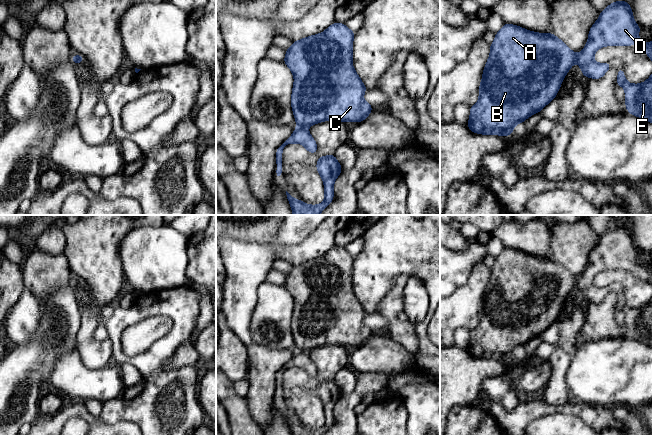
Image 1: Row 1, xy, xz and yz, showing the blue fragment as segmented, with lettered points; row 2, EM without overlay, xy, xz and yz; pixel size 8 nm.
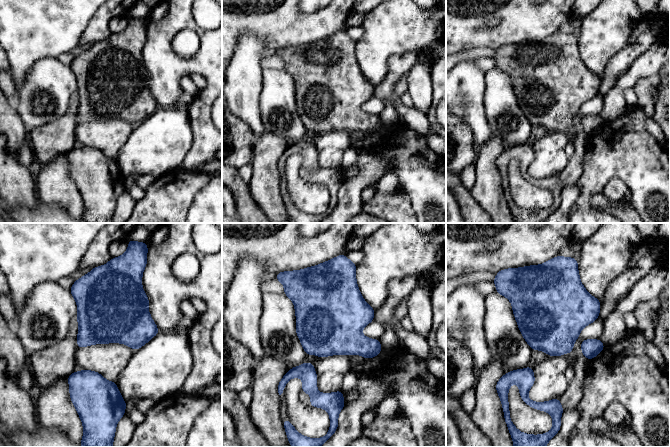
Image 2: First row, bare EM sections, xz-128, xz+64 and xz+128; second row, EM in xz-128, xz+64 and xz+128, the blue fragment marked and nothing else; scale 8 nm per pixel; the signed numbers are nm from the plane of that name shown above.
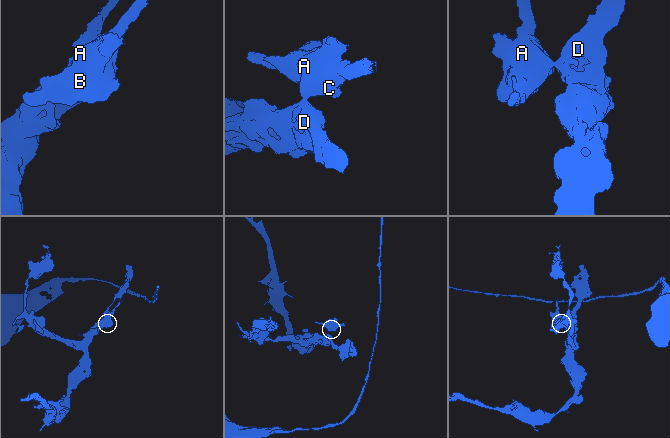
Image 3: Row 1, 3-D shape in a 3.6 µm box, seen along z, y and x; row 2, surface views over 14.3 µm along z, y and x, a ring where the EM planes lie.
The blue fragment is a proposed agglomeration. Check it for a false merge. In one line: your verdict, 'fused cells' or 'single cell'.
fused cells

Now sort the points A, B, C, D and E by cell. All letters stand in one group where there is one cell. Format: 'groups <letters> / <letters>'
groups A B C / D E

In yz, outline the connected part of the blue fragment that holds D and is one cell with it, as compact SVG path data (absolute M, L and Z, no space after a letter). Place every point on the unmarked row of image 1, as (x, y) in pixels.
M612 226L600 236L598 244L589 254L587 267L583 274L577 278L576 286L582 294L584 301L601 303L610 293L610 287L596 287L595 276L604 270L641 269L645 278L652 284L652 266L642 265L638 257L639 251L634 242L628 226Z

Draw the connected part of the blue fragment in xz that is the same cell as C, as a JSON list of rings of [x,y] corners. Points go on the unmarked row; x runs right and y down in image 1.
[[[335,246],[320,258],[293,265],[292,270],[286,273],[283,285],[294,300],[290,327],[297,351],[307,353],[311,349],[327,344],[359,347],[365,344],[373,334],[372,330],[363,324],[367,312],[352,288],[354,259],[355,256],[351,255],[344,247]]]

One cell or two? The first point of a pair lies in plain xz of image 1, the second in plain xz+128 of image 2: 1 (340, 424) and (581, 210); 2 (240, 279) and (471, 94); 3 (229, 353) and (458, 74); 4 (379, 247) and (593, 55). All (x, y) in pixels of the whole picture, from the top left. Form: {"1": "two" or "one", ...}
{"1": "two", "2": "one", "3": "two", "4": "one"}

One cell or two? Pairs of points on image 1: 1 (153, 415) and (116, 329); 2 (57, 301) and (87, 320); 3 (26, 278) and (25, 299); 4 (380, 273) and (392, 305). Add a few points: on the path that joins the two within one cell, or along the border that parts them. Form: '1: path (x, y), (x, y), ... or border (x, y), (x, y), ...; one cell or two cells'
1: path (153, 391), (153, 377), (137, 361), (120, 353); one cell
2: border (80, 307), (80, 327), (77, 338); two cells
3: border (39, 299), (31, 292), (24, 290), (11, 307); two cells
4: border (402, 274), (393, 280), (376, 313); two cells

